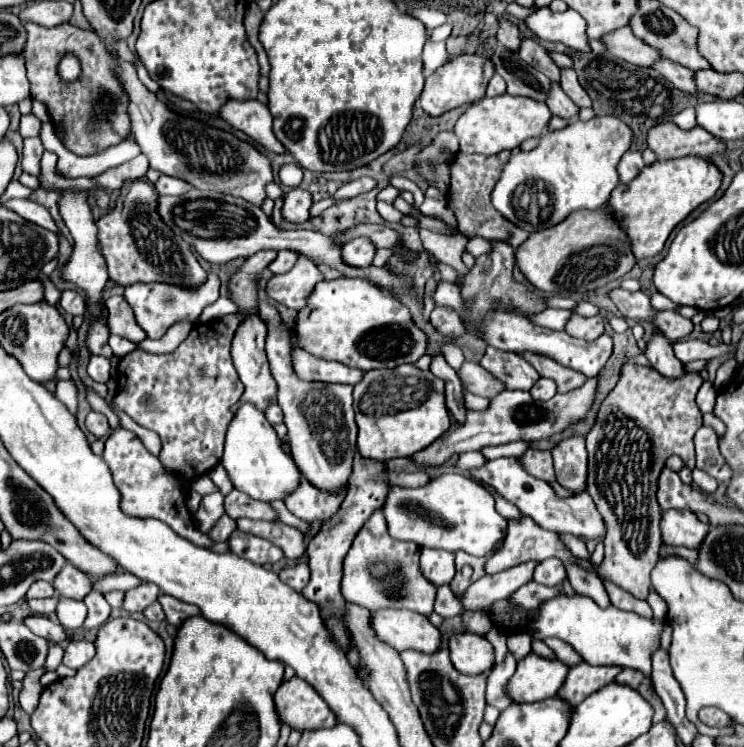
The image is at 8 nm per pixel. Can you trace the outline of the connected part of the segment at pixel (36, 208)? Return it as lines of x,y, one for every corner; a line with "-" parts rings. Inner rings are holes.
9,199
9,201
5,201
3,205
5,205
7,209
11,209
11,211
15,211
15,207
17,207
17,209
21,211
19,215
21,215
23,219
27,219
27,221
31,221
31,223
37,223
37,225
43,225
45,229
51,229
51,231
57,233
55,221
51,219
49,211
47,211
45,207
41,207
39,203
29,201
29,199

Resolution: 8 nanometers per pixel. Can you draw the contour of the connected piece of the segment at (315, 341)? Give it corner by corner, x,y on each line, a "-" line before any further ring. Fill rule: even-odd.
339,277
315,285
307,301
307,309
297,313
293,337
307,353
319,359
357,367
361,371
383,367
393,369
401,363
415,363
427,353
427,337
411,321
409,309
365,279

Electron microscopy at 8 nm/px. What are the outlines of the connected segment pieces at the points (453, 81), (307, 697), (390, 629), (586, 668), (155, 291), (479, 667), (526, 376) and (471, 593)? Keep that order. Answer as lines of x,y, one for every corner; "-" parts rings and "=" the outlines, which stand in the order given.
459,55
449,59
445,65
441,65
433,75
427,77
425,89
421,93
421,107
429,115
443,115
455,107
461,107
465,103
475,103
483,99
489,79
493,77
493,63
487,57
481,55
=
299,677
283,681
273,695
277,717
281,725
295,731
311,731
319,727
333,727
335,715
309,683
=
381,609
373,613
371,621
377,637
397,651
415,649
421,653
435,653
441,647
441,631
431,621
407,609
=
579,663
569,669
565,683
557,691
559,699
565,699
567,705
575,707
579,705
587,695
595,693
597,689
613,683
615,673
619,673
619,667
595,667
587,663
=
207,273
207,281
199,285
199,289
181,289
179,285
165,285
165,283
135,283
125,287
127,303
135,311
135,319
145,329
147,337
159,339
165,331
177,321
195,321
201,311
219,299
219,277
215,273
=
459,631
449,639
449,651
451,663
459,673
487,673
495,665
495,649
481,635
=
487,347
479,363
489,373
495,373
495,377
499,377
499,381
505,383
505,389
529,391
537,381
537,371
533,369
533,365
517,353
507,353
495,347
=
527,561
527,565
515,565
511,569
505,569
503,573
495,573
491,577
477,579
463,595
461,601
465,605
465,611
485,611
493,601
511,597
519,585
525,585
533,581
533,571
539,563

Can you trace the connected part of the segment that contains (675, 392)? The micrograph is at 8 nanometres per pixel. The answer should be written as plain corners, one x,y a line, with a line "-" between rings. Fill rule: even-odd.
627,363
617,387
603,401
595,427
589,433
589,475
587,491
597,503
607,523
605,559
599,567
577,559
577,565
595,571
601,581
621,585
639,599
647,599
651,589
649,573
659,559
663,537
659,533
661,509
655,497
657,477
669,455
685,457
685,465
695,469
693,435
701,427
701,411
695,395
703,383
699,373
667,379
653,367

